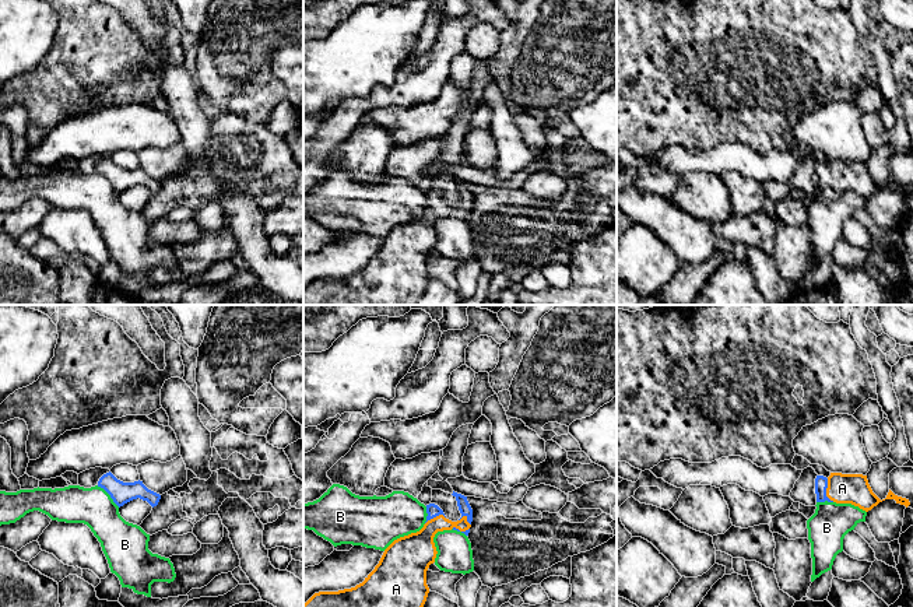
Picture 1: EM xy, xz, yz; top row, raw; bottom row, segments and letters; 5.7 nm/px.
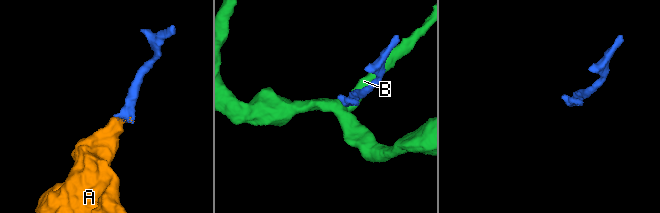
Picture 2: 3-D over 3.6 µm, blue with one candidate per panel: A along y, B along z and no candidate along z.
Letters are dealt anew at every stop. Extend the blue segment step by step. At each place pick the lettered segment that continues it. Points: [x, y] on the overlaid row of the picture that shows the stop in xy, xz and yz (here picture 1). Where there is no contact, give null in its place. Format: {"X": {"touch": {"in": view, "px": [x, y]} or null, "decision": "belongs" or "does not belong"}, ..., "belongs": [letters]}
{"A": {"touch": {"in": "yz", "px": [825, 491]}, "decision": "belongs"}, "B": {"touch": {"in": "xy", "px": [109, 494]}, "decision": "does not belong"}, "belongs": ["A"]}

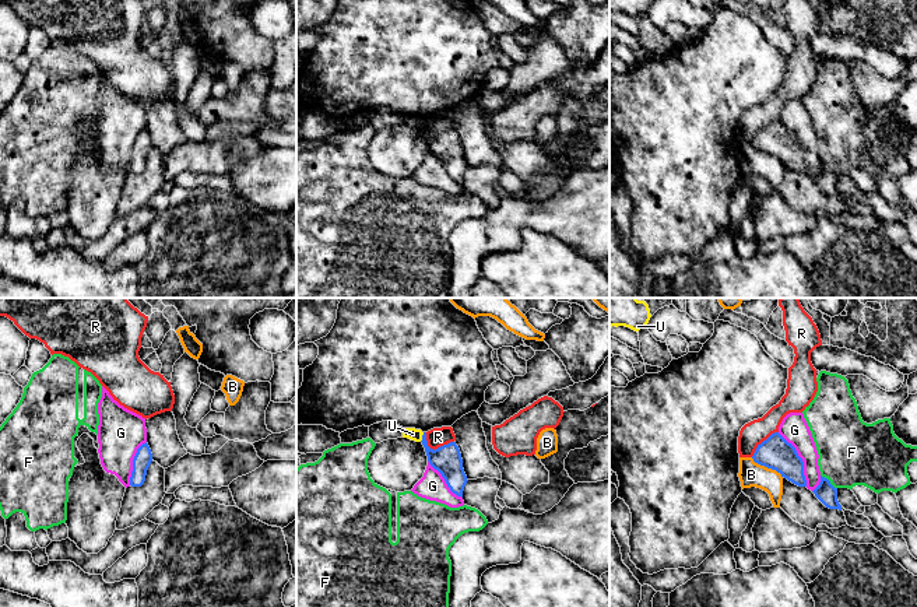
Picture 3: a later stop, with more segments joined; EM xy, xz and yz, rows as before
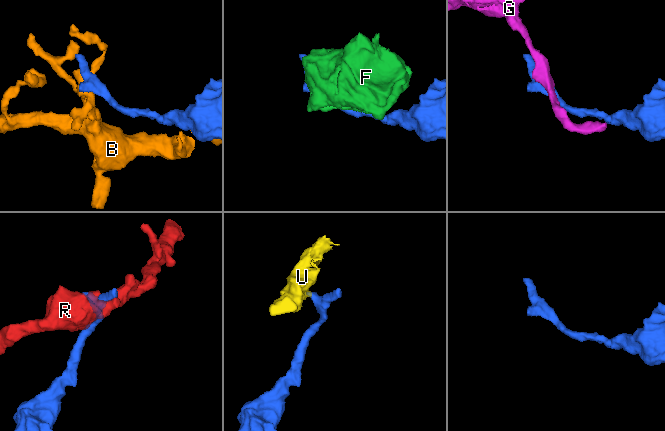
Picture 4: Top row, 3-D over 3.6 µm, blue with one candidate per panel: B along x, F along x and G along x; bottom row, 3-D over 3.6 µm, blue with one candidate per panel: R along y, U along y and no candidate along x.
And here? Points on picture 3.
{"B": {"touch": {"in": "yz", "px": [768, 467]}, "decision": "does not belong"}, "F": {"touch": {"in": "yz", "px": [829, 481]}, "decision": "does not belong"}, "G": {"touch": {"in": "yz", "px": [801, 459]}, "decision": "does not belong"}, "R": {"touch": {"in": "xz", "px": [435, 449]}, "decision": "does not belong"}, "U": {"touch": {"in": "xz", "px": [422, 437]}, "decision": "does not belong"}, "belongs": []}

